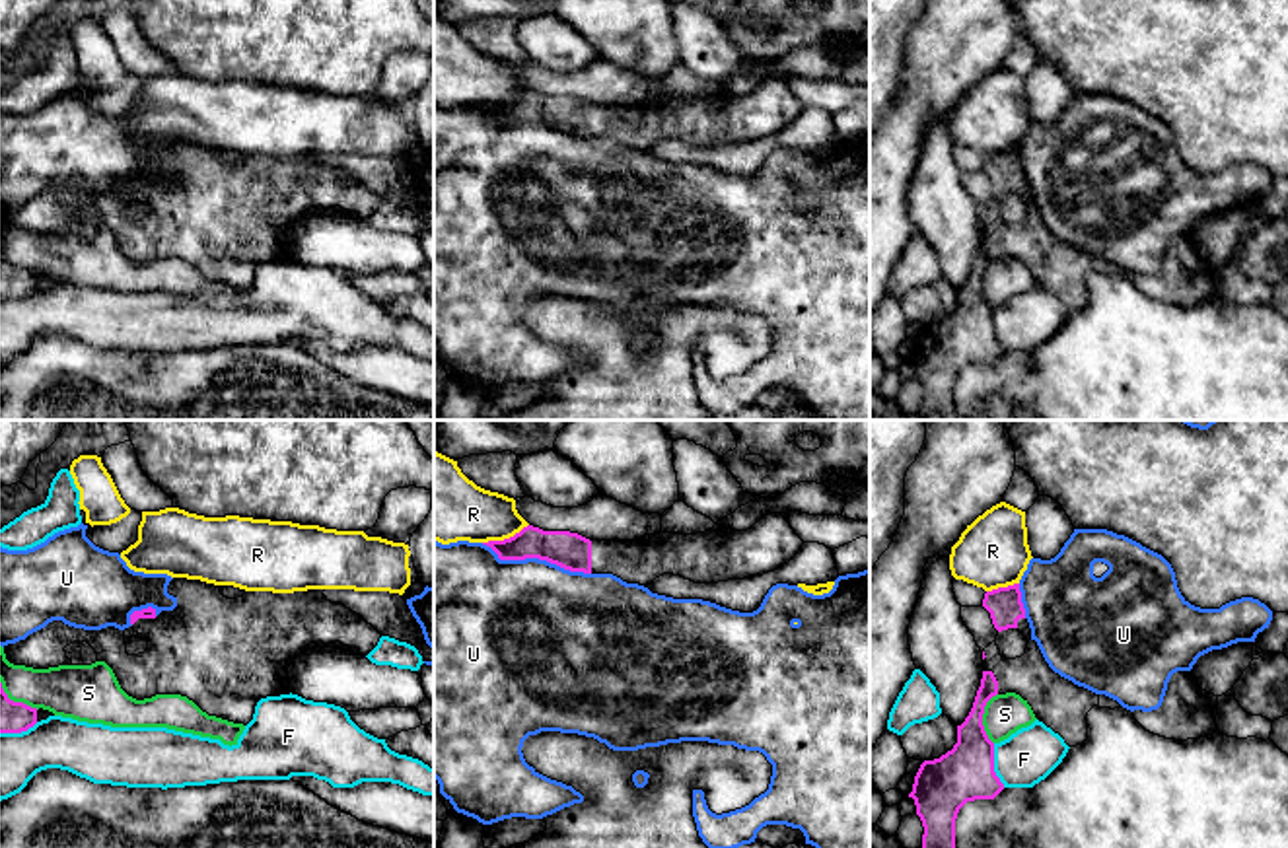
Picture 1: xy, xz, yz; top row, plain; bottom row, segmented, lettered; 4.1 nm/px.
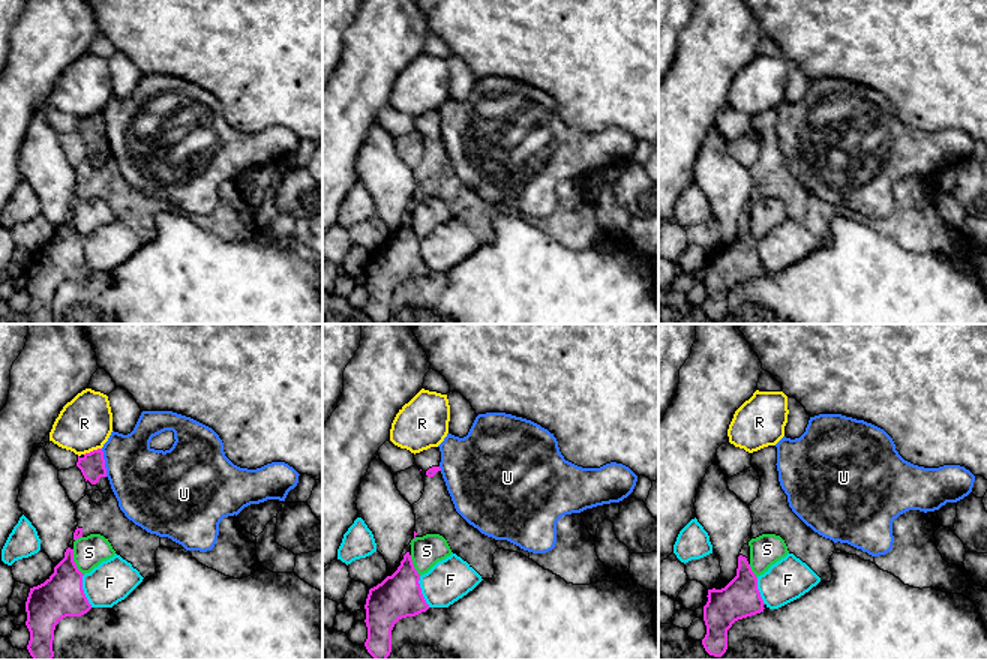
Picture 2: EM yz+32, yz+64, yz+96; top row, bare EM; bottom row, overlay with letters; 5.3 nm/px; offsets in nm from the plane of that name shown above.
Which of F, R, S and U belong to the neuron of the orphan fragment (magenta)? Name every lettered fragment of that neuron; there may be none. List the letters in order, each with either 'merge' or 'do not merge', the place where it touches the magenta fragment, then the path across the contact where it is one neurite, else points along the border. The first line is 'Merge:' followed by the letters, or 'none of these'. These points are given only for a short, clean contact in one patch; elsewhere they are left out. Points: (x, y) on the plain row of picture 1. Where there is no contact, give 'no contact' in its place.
Merge: none of these
F: do not merge; meets magenta in yz at (993, 329)
R: do not merge; meets magenta in xz at (504, 104)
S: do not merge; meets magenta in yz at (981, 282)
U: do not merge; meets magenta in xz at (536, 121)

